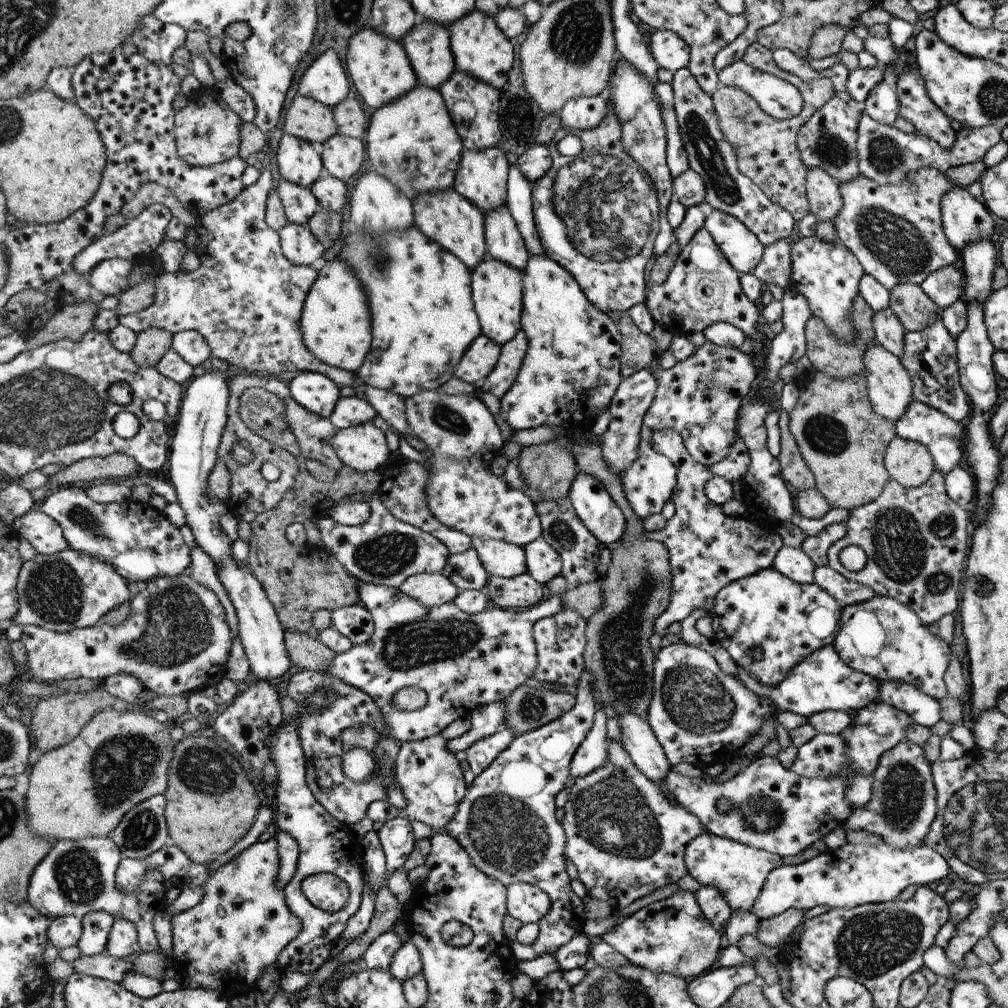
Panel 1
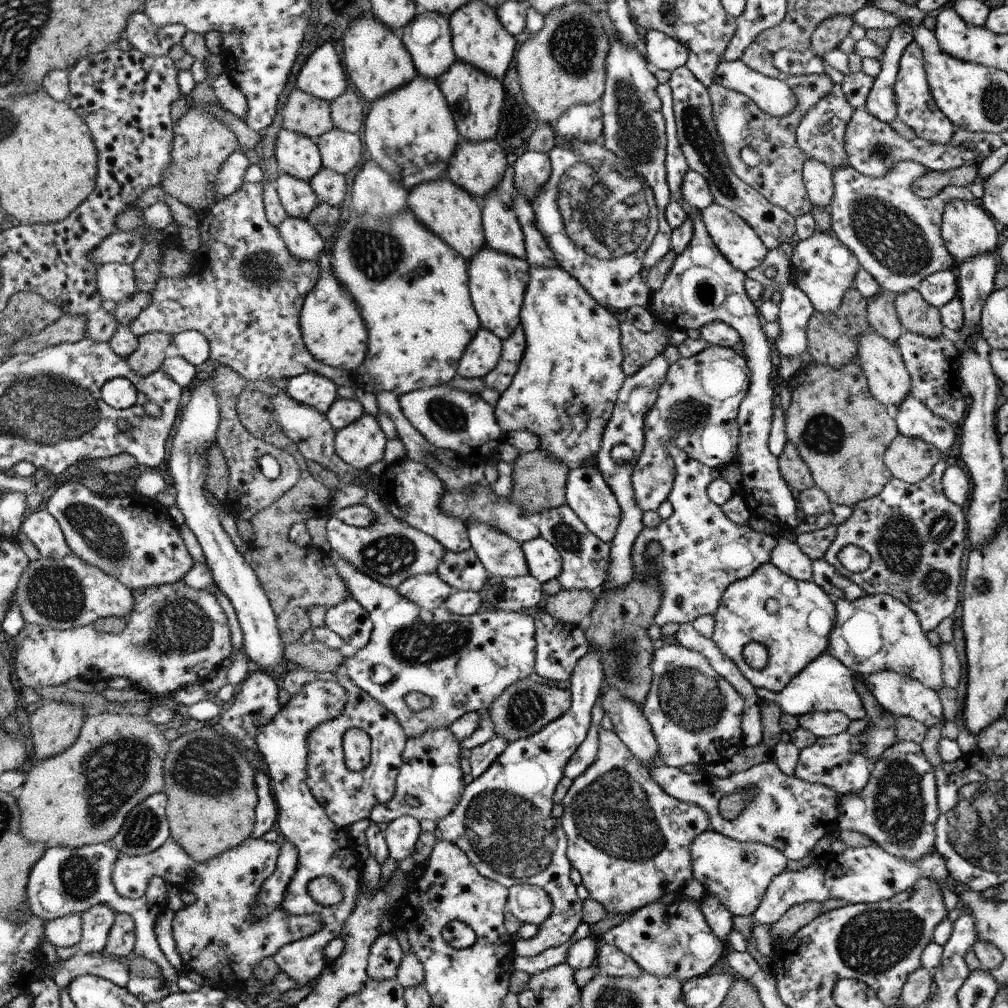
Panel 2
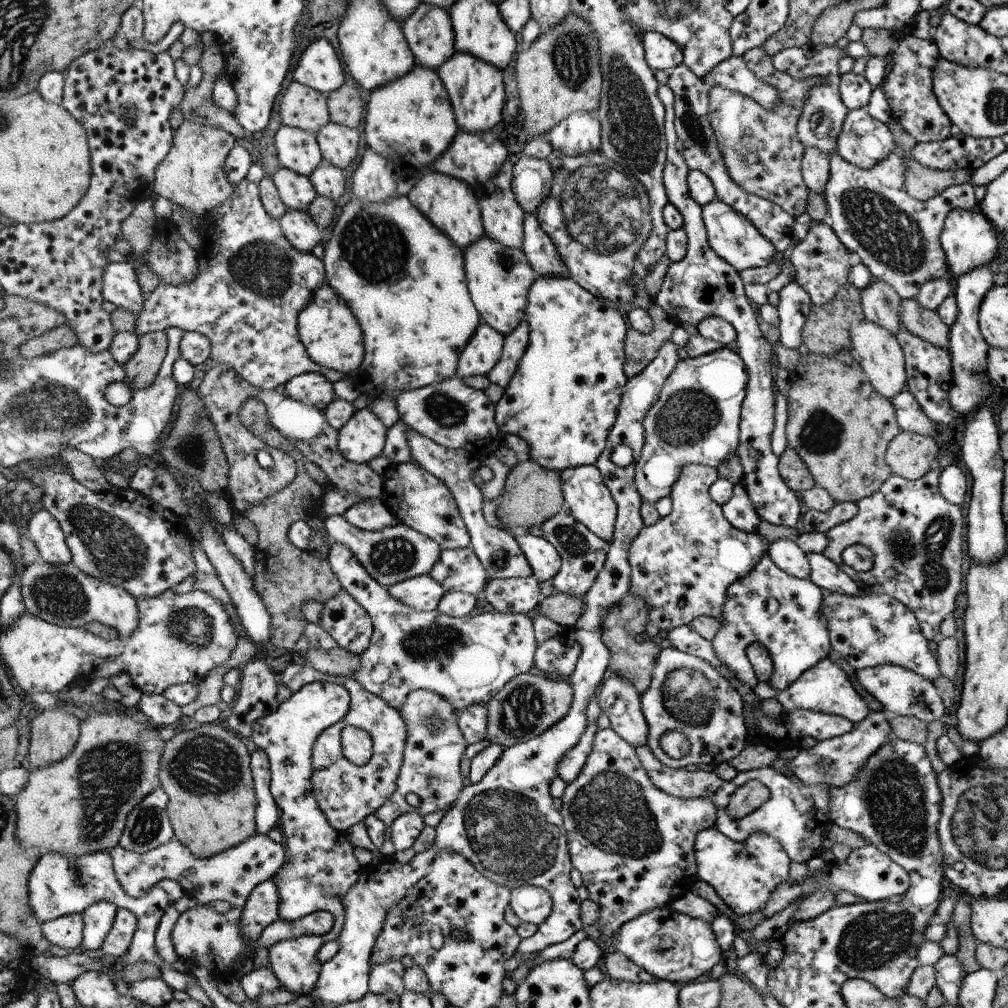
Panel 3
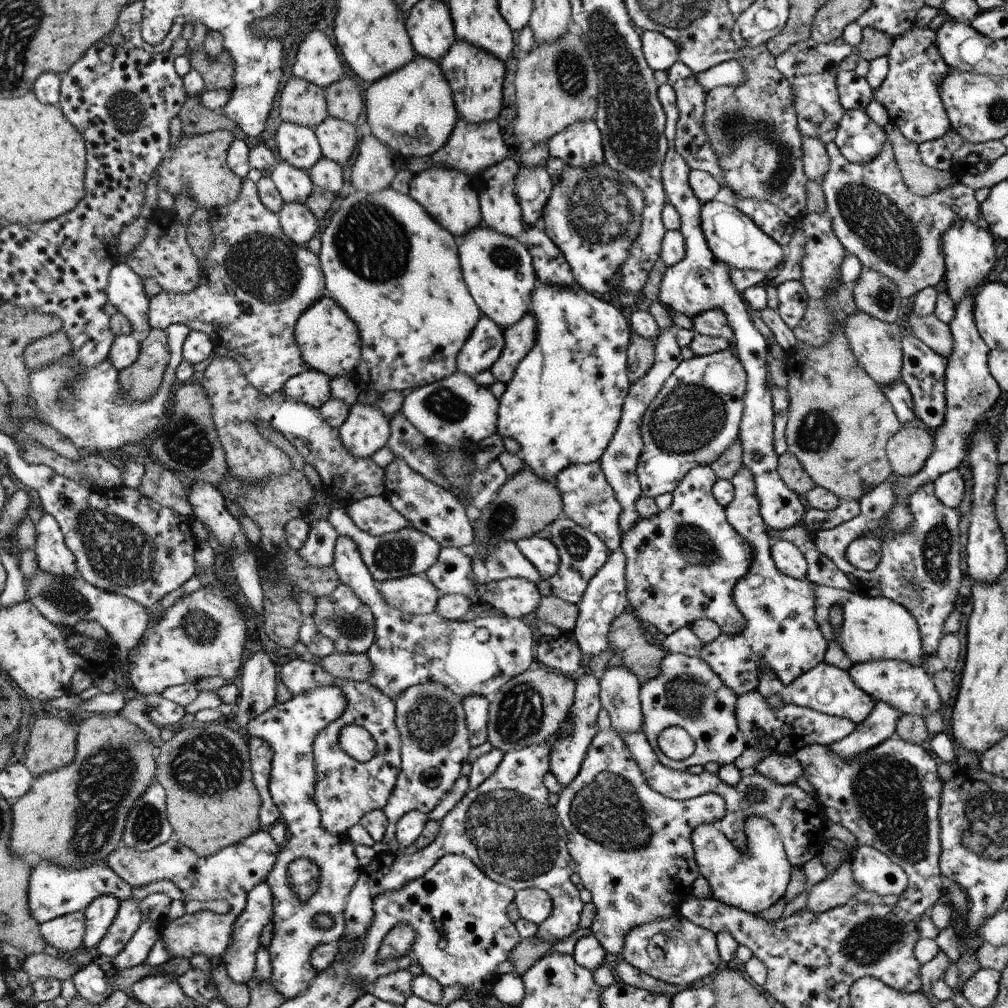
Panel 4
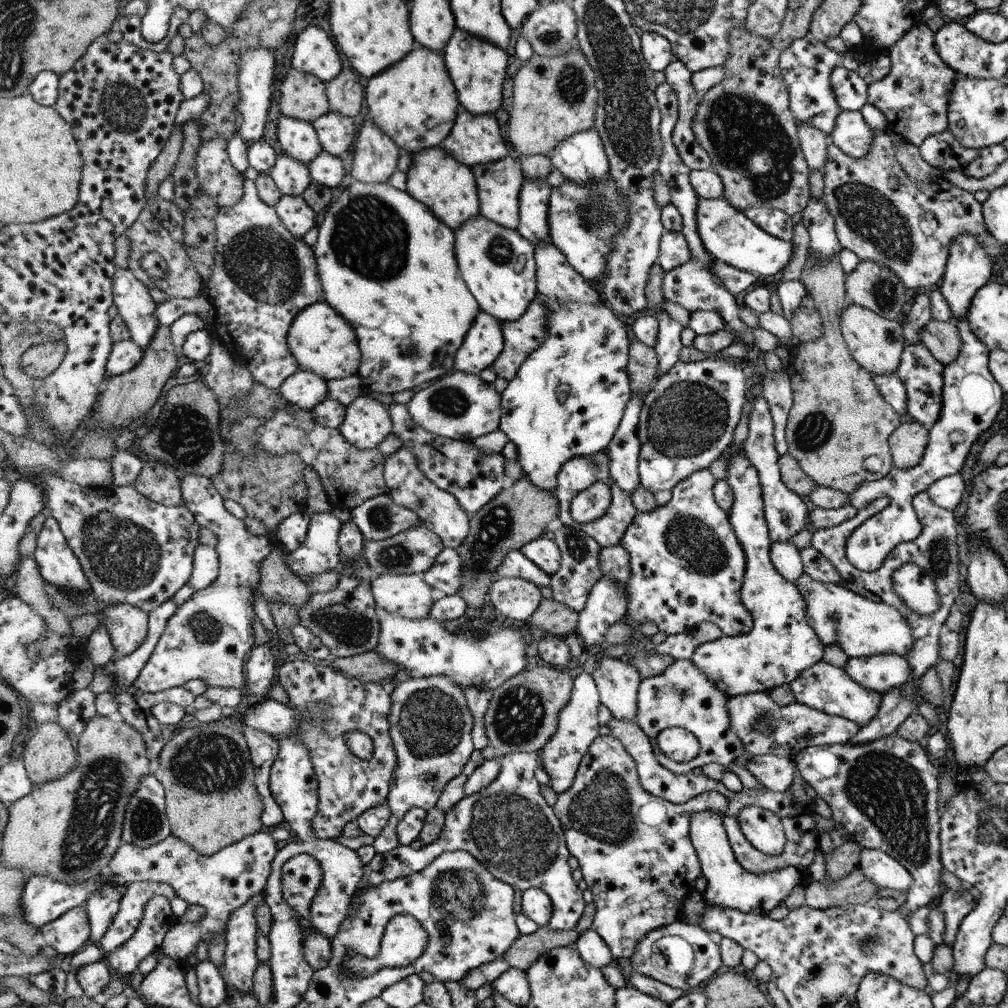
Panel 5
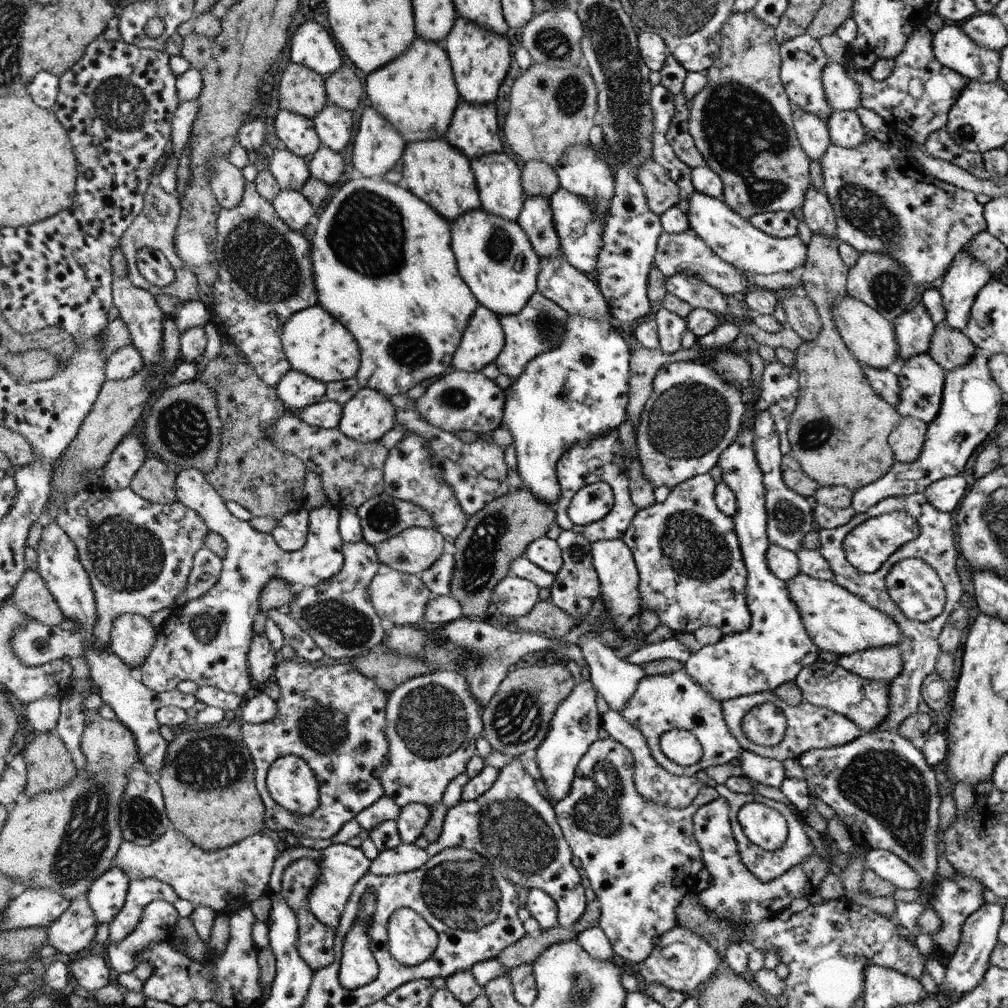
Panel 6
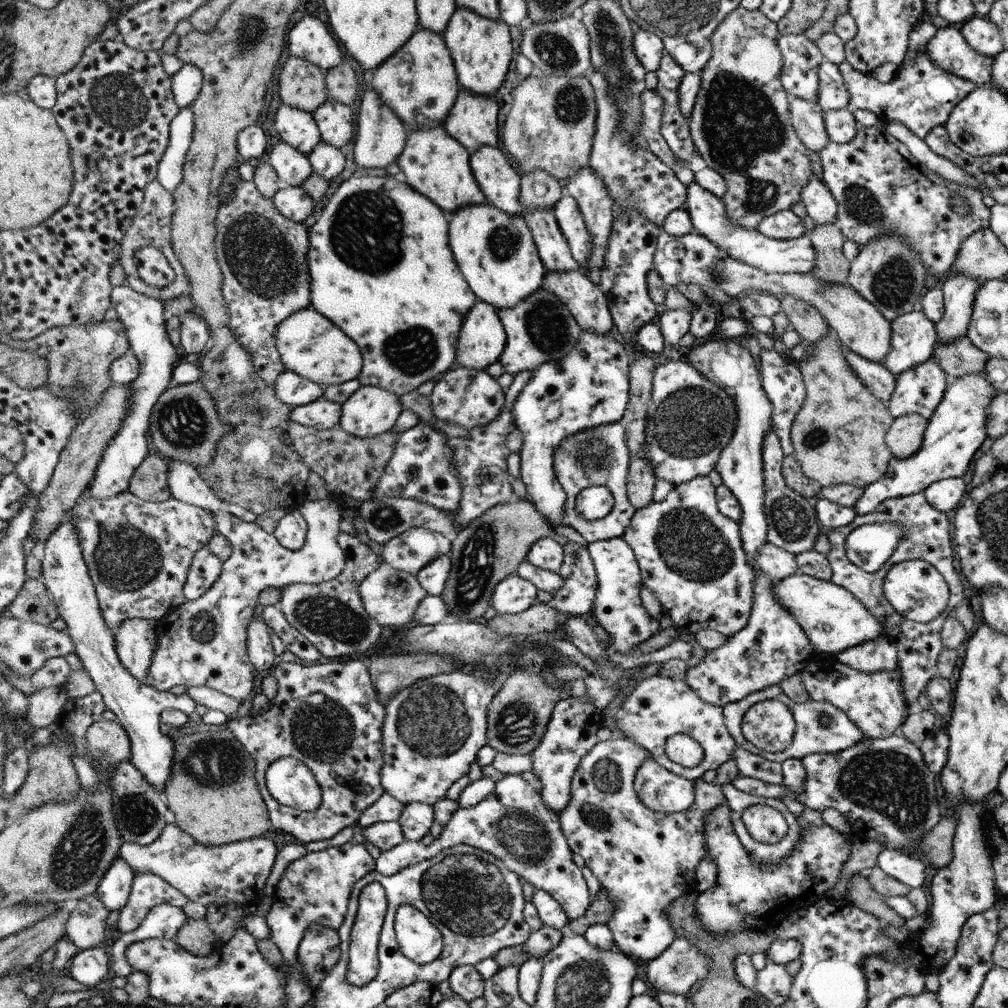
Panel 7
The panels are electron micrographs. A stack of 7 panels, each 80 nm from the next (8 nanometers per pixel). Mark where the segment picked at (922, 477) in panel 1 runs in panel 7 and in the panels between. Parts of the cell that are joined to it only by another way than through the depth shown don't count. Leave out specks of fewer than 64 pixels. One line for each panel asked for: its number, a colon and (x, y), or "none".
2: (911, 459)
3: (910, 454)
4: (909, 449)
5: (909, 441)
6: (907, 440)
7: (905, 438)

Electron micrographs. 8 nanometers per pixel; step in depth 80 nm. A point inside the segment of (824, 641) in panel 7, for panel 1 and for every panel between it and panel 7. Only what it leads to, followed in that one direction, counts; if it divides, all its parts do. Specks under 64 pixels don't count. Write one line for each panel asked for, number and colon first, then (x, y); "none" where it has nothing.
1: (881, 637)
2: (873, 633)
3: (866, 630)
4: (873, 628)
5: (861, 627)
6: (837, 621)

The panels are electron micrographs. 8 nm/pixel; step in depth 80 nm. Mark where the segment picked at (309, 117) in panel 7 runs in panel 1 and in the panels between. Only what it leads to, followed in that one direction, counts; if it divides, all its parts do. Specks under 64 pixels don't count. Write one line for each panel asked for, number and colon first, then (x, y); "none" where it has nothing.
1: (299, 161)
2: (297, 155)
3: (297, 149)
4: (297, 144)
5: (299, 139)
6: (297, 132)

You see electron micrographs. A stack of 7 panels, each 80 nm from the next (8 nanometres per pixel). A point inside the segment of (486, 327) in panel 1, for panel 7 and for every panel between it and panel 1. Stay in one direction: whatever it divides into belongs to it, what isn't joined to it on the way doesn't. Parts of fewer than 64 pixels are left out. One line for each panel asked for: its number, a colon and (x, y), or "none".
2: (499, 282)
3: (500, 278)
4: (499, 269)
5: (499, 264)
6: (496, 258)
7: (497, 255)

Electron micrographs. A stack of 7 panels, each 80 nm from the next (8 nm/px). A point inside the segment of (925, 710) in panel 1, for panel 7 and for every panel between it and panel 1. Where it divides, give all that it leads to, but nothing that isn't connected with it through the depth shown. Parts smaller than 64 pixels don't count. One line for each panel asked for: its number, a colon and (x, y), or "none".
2: (900, 695)
3: (901, 691)
4: (908, 687)
5: (881, 672)
6: (883, 662)
7: (876, 655)

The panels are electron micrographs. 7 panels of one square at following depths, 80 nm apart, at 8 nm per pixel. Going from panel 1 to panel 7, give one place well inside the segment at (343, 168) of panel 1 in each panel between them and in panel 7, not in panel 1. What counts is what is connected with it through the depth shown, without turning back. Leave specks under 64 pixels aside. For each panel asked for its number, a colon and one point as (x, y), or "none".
2: (341, 151)
3: (339, 143)
4: (338, 137)
5: (336, 132)
6: (334, 124)
7: (335, 123)

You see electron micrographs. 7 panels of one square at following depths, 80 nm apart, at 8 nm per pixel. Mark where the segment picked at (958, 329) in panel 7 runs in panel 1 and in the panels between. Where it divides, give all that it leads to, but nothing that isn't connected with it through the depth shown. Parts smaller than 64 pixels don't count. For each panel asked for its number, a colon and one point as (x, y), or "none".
1: (965, 220)
2: (968, 230)
3: (969, 240)
4: (970, 248)
5: (969, 268)
6: (966, 277)

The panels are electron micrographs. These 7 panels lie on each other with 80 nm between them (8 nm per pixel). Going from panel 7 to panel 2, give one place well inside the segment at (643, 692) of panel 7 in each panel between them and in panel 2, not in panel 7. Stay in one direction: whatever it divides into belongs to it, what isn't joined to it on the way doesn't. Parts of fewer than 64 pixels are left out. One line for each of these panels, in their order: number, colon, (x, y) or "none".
2: (696, 715)
3: (687, 693)
4: (687, 693)
5: (682, 696)
6: (661, 703)

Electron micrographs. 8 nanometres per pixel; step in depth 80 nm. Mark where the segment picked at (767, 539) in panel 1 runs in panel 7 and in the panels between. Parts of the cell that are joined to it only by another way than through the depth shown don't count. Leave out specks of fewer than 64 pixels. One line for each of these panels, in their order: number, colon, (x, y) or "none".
2: (703, 552)
3: (683, 565)
4: (683, 564)
5: (687, 567)
6: (692, 572)
7: (691, 557)

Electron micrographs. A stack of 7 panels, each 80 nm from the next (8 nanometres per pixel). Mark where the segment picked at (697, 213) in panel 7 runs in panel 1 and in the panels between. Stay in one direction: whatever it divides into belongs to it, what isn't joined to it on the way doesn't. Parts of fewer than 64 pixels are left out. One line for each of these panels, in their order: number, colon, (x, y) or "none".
1: (744, 250)
2: (736, 239)
3: (731, 234)
4: (736, 239)
5: (729, 235)
6: (732, 238)

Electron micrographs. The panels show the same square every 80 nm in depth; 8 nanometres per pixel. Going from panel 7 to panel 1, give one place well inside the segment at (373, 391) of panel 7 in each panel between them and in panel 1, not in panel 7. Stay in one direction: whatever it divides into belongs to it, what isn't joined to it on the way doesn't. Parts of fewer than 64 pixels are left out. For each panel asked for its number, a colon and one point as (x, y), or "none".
1: (364, 447)
2: (361, 443)
3: (364, 436)
4: (367, 429)
5: (367, 422)
6: (369, 415)

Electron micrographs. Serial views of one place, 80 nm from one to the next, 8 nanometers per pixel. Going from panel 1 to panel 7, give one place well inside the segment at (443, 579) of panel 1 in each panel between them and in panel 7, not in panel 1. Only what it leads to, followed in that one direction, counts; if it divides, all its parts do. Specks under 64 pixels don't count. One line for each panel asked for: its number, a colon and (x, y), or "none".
2: (429, 591)
3: (423, 593)
4: (415, 594)
5: (410, 596)
6: (399, 598)
7: (392, 597)

